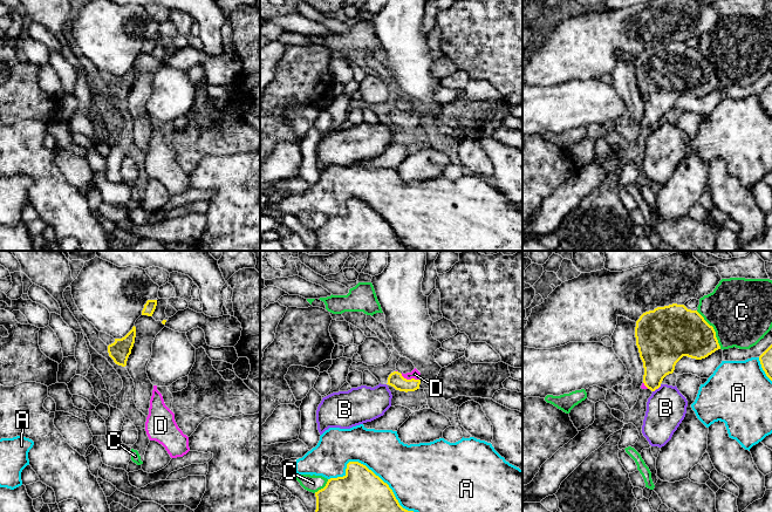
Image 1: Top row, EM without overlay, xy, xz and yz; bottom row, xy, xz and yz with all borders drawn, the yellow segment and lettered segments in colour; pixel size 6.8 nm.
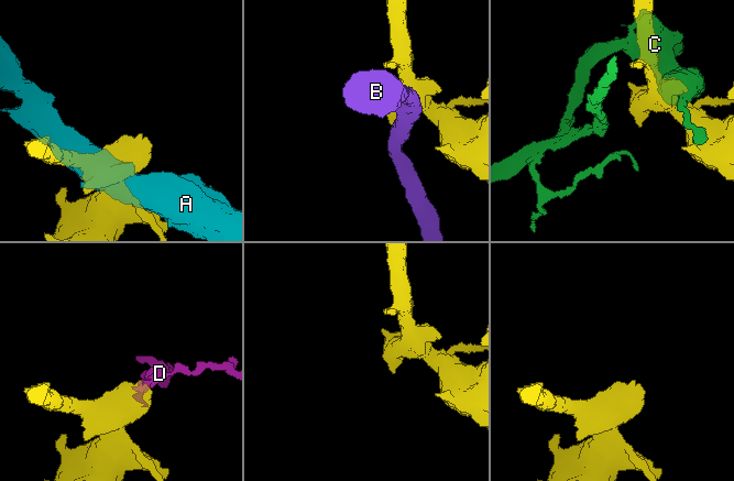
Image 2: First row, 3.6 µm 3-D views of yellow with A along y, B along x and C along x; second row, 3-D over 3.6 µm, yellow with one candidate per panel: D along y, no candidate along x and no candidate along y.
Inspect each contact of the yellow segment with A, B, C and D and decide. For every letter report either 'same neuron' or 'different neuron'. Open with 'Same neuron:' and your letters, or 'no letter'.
Same neuron: D
A: different neuron
B: different neuron
C: different neuron
D: same neuron

